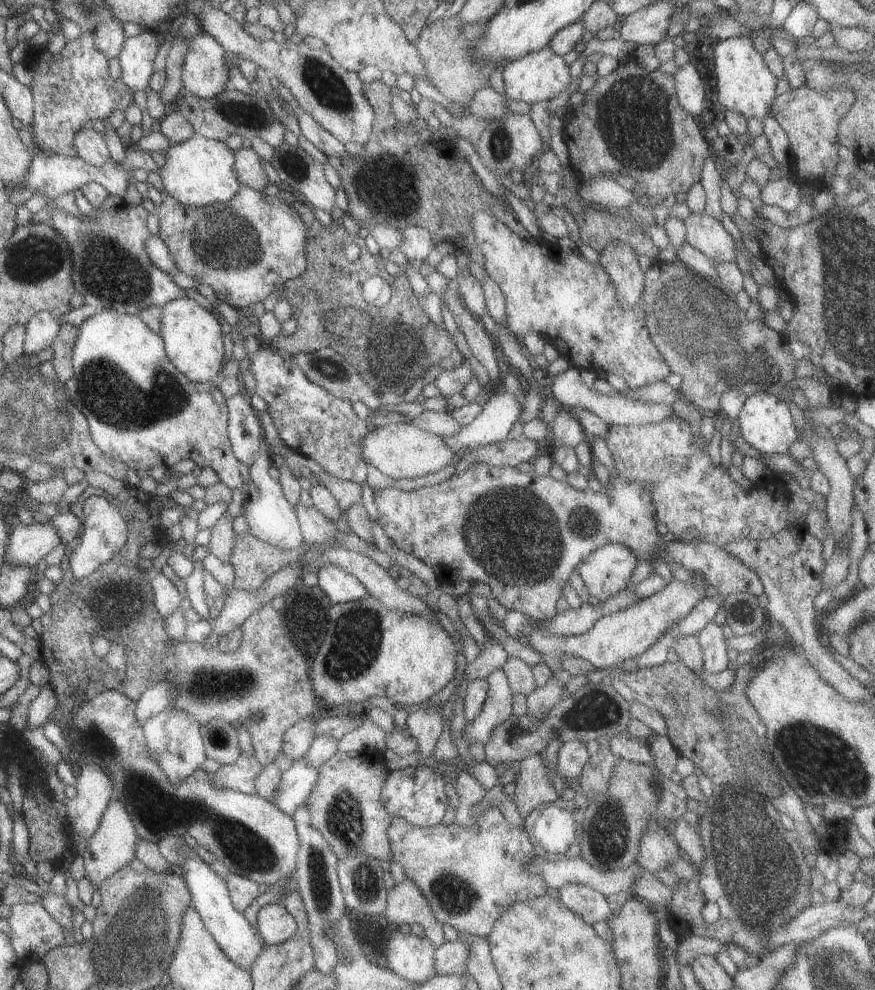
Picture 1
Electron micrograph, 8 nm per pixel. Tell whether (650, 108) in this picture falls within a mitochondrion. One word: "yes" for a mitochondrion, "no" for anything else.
yes

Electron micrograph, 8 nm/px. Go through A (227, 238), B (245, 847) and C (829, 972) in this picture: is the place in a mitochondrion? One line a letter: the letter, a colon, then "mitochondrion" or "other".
A: mitochondrion
B: mitochondrion
C: mitochondrion

